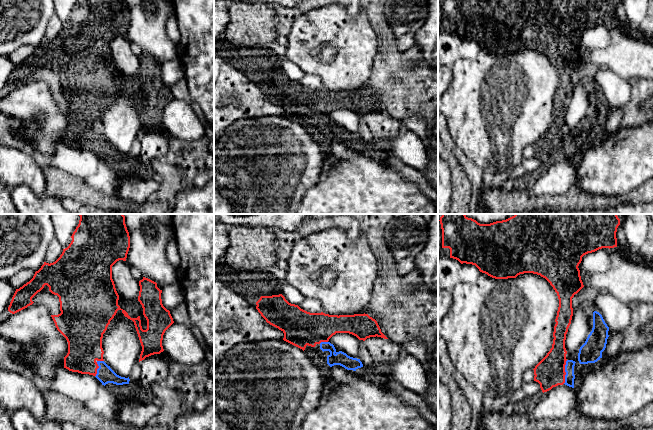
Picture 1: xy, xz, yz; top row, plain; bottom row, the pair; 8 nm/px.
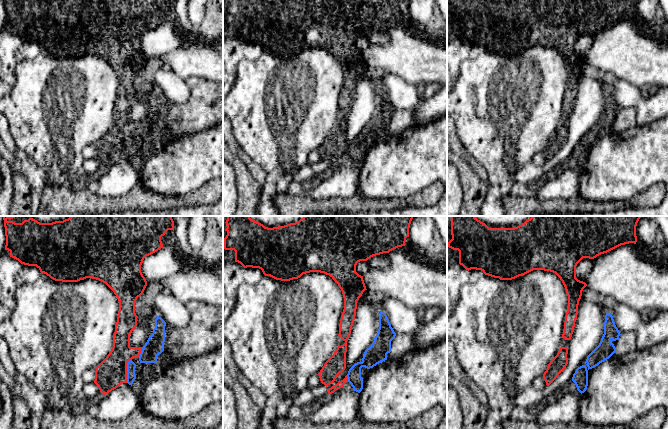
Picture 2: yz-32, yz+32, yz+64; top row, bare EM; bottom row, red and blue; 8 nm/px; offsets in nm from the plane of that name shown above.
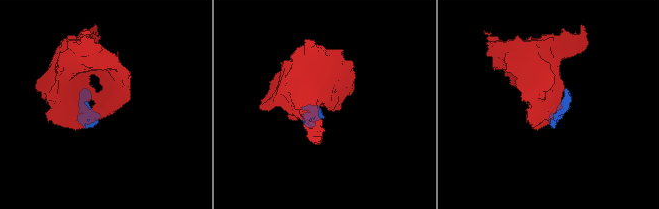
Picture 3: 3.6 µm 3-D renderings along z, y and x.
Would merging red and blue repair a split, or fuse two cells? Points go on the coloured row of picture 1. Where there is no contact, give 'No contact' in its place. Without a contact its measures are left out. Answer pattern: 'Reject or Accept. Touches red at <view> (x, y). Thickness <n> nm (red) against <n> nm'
Accept. Touches red at yz (565, 372). Thickness 240 nm (red) against 80 nm

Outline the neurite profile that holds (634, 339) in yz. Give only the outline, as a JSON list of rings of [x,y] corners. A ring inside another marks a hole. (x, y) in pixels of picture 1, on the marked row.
[[[632,302],[627,305],[631,310],[630,325],[619,331],[608,331],[608,335],[621,334],[623,343],[619,353],[635,352],[653,345],[653,333],[644,334],[643,328],[653,319],[653,304]]]

